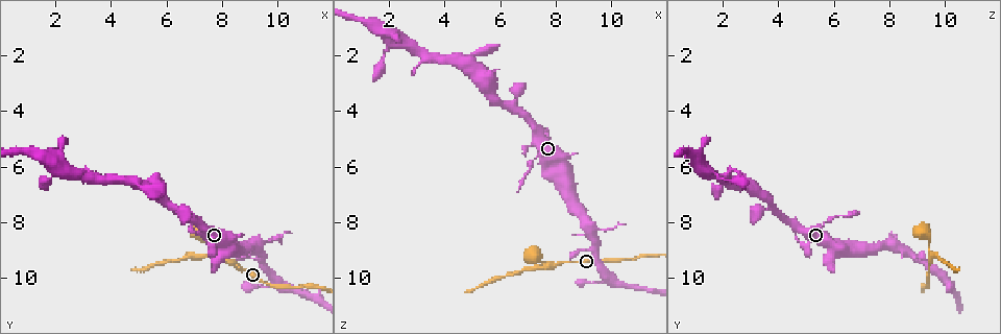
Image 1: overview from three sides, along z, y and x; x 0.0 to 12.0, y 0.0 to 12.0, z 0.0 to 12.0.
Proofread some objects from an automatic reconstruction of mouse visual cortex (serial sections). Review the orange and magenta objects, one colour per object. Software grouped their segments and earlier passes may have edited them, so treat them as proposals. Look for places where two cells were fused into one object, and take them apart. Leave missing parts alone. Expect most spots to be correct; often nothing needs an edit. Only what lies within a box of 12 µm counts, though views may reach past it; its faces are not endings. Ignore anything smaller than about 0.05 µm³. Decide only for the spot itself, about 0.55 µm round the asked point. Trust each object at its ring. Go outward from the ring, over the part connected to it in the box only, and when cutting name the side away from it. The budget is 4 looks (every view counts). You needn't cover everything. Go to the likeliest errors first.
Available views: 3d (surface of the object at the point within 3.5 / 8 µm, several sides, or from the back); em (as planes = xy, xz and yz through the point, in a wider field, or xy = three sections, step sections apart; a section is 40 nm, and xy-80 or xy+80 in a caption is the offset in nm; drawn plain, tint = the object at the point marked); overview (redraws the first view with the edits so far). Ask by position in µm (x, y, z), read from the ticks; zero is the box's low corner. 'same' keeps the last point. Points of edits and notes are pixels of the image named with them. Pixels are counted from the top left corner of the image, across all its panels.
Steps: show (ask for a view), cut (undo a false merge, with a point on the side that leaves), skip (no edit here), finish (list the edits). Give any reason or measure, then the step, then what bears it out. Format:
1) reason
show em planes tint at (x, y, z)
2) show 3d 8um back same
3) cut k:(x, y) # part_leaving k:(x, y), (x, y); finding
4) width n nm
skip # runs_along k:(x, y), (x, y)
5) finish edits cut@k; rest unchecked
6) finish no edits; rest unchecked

thin neck
show 3d 3.5um at (8.0, 9.2, 9.7)

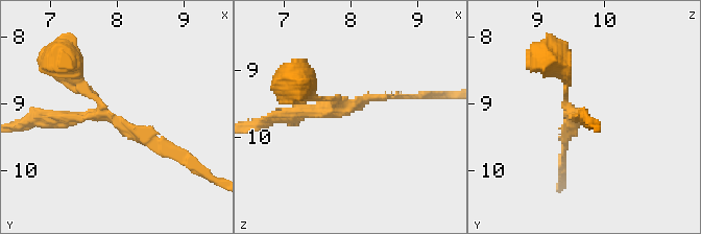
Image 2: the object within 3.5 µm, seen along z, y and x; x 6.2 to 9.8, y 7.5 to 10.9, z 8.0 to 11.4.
arms 3; arm_widths 100, 100, 200 nm; need the tissue
show em xy step 3 tint at (7.95, 9.25, 9.60)

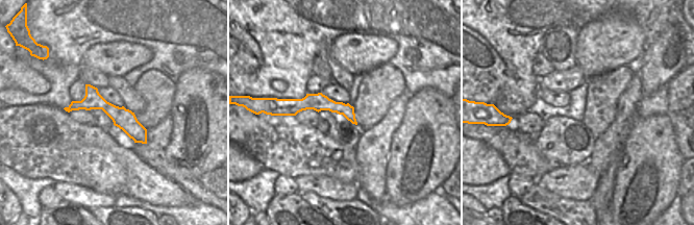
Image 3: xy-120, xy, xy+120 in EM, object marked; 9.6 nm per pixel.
skip # runs_along 2:(170, 155), (103, 113), (71, 71); one cell here

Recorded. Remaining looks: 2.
show 3d 3.5um at (4.8, 6.5, 2.2)

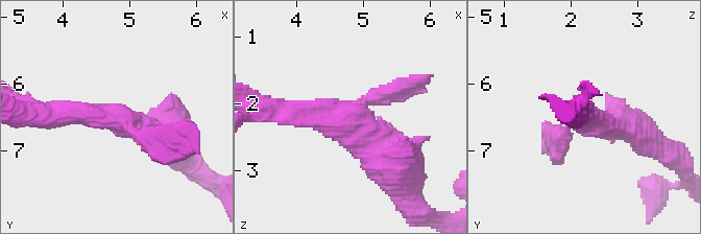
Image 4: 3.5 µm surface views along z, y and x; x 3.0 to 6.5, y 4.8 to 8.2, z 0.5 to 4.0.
arms 3; arm_widths 250, 350, 500 nm
show em xy step 5 tint at (4.85, 6.50, 2.25)

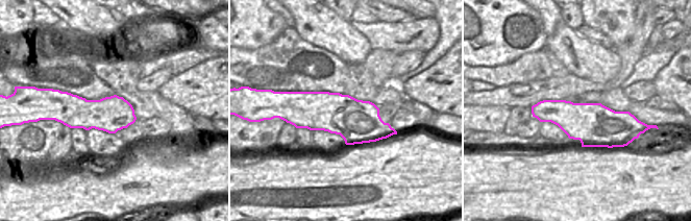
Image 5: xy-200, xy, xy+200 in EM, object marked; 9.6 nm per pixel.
skip # runs_along 4:(396, 171), (342, 118), (281, 113); continuous, no second cell

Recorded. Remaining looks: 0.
finish no edits; rest unchecked

